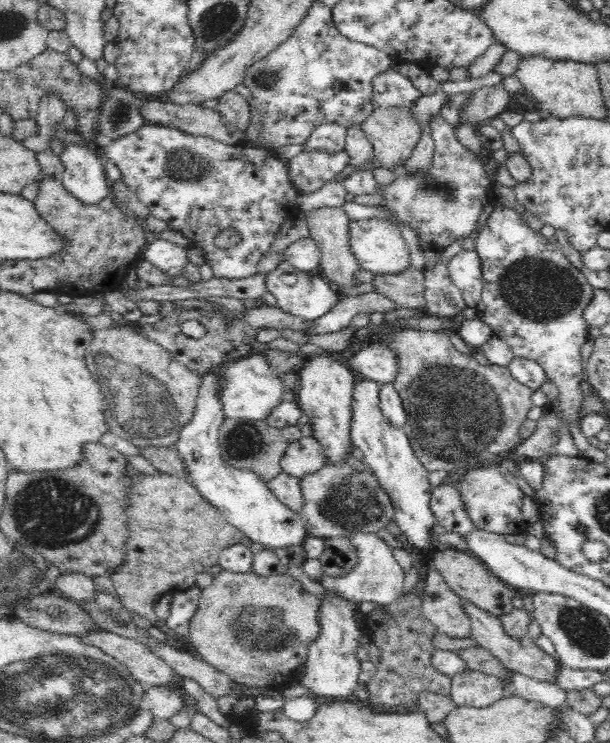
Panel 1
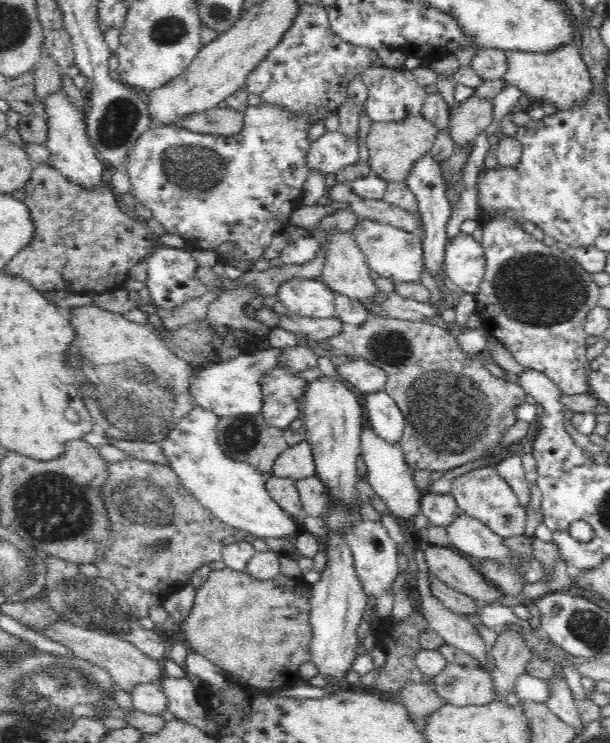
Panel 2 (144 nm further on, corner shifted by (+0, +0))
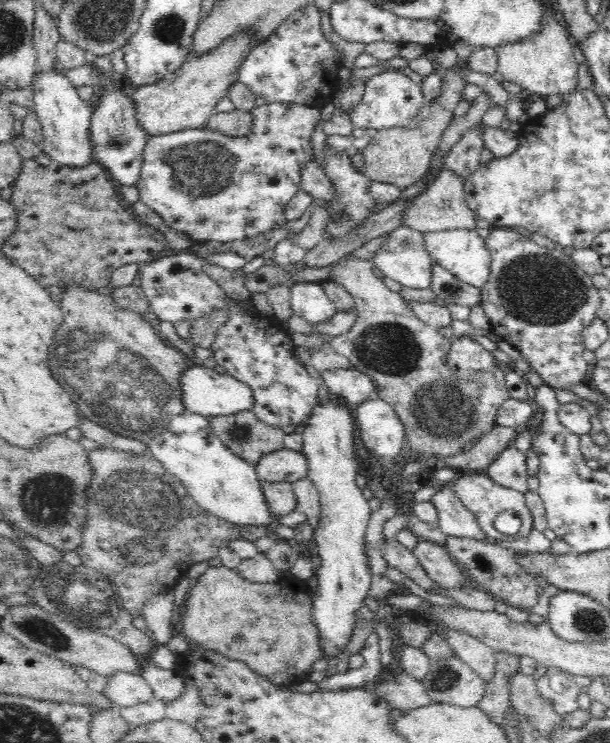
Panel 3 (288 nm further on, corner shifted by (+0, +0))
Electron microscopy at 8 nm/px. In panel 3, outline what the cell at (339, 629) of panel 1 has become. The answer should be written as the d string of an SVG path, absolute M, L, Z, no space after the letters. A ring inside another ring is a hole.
M328 400L324 406L316 406L312 410L312 416L306 420L306 430L304 430L304 456L308 462L308 478L314 482L314 486L320 492L320 524L314 532L314 552L320 556L322 566L318 568L318 598L314 600L314 610L312 610L312 620L316 628L320 630L320 642L324 648L326 656L338 656L340 650L350 642L352 638L352 628L356 624L356 612L364 606L364 598L370 594L372 586L372 568L368 566L370 556L366 552L366 530L370 522L370 500L364 498L362 488L356 486L356 476L358 476L358 464L364 462L362 448L354 444L354 434L356 432L356 422L352 416L352 408L348 408L342 402Z

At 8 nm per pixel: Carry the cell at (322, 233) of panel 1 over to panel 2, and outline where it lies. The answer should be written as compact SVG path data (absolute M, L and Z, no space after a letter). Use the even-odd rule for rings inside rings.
M332 232L330 238L330 250L328 250L328 262L324 266L324 272L318 280L322 280L330 292L342 294L348 298L356 298L366 310L368 316L362 324L346 328L342 334L326 340L312 340L300 334L294 334L298 344L314 346L314 348L332 348L336 354L340 354L342 360L362 360L388 376L384 392L396 402L396 406L402 410L406 424L404 426L404 438L400 438L400 446L404 452L404 460L410 468L418 470L430 470L430 472L446 472L454 470L458 466L464 466L468 462L476 462L480 458L490 458L500 452L498 444L502 438L502 432L508 430L512 424L516 424L514 408L518 404L526 402L526 392L516 382L506 382L502 378L496 378L482 358L466 358L460 352L458 338L454 338L450 332L442 330L436 324L426 322L410 322L410 320L398 320L398 318L384 318L380 314L370 312L372 306L380 302L384 292L376 286L376 280L370 276L370 264L366 256L362 254L354 232Z

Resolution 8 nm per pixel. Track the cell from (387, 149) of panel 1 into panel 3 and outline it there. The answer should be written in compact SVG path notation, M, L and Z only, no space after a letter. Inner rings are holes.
M458 60L458 64L454 64L452 68L446 70L444 78L442 78L442 90L440 96L432 102L426 102L426 106L418 112L418 116L406 124L406 126L396 126L390 130L378 130L376 136L372 138L370 146L364 150L364 174L378 184L394 184L402 190L410 188L412 184L420 182L432 162L432 156L438 150L440 138L444 136L446 128L450 126L450 122L456 118L456 106L462 100L462 94L466 90L466 86L470 84L464 76L464 68L468 68L468 62Z

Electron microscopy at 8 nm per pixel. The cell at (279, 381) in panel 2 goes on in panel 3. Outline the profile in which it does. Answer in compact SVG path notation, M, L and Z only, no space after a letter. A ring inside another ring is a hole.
M174 252L168 258L158 258L150 264L140 264L140 270L144 272L142 290L144 290L144 296L148 300L150 312L154 312L160 322L172 322L172 324L192 322L192 320L198 320L198 318L204 318L204 316L216 312L216 310L222 310L228 316L226 328L218 330L216 342L210 348L212 358L214 358L216 366L226 370L228 376L234 376L236 380L244 382L254 392L252 394L252 400L254 400L252 412L260 418L260 422L266 422L266 424L278 426L278 428L304 426L306 424L306 420L312 416L312 410L318 406L316 404L318 402L316 392L318 392L320 380L312 378L310 368L296 360L296 350L294 350L296 346L290 338L288 328L284 328L282 320L278 320L276 316L268 318L266 314L260 314L256 308L254 310L244 310L242 306L232 304L232 300L218 286L218 282L212 280L212 276L208 276L204 272L204 258L202 256L196 256L196 254L190 254L190 252Z

